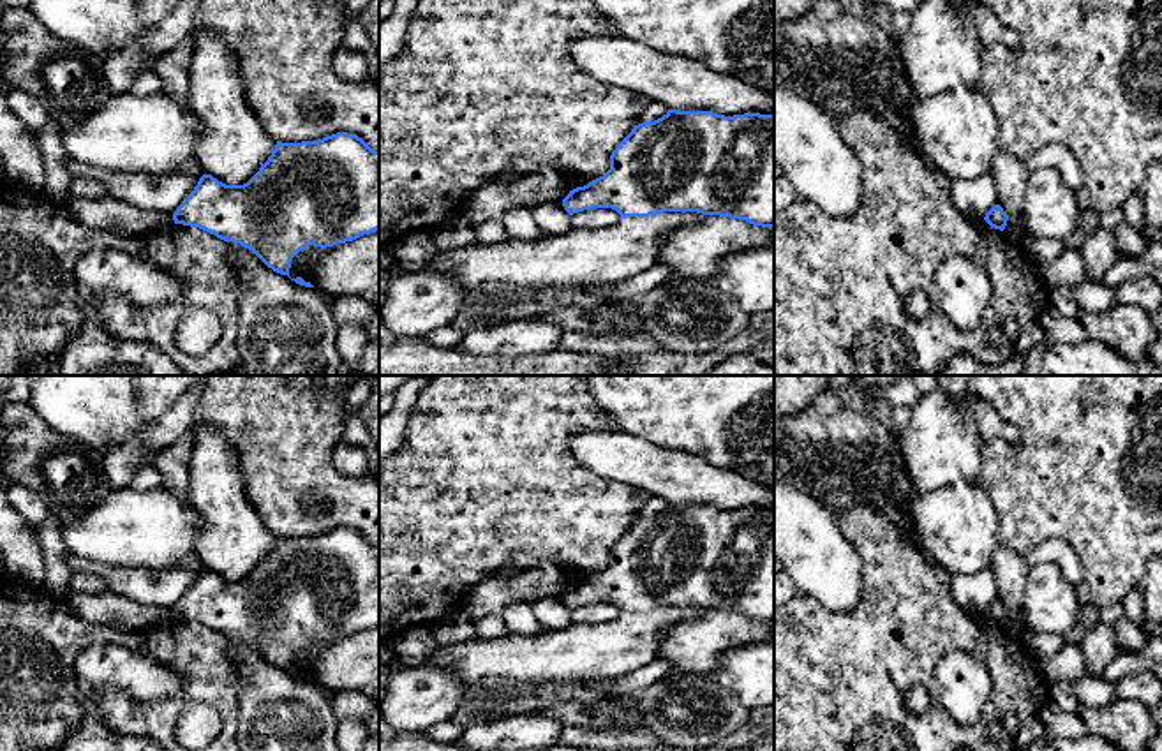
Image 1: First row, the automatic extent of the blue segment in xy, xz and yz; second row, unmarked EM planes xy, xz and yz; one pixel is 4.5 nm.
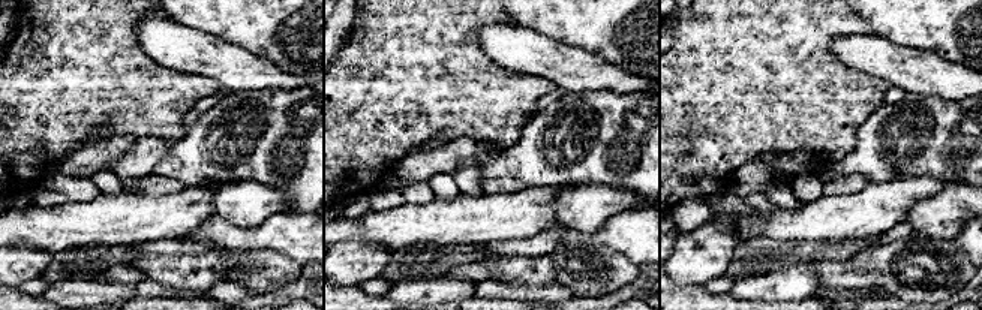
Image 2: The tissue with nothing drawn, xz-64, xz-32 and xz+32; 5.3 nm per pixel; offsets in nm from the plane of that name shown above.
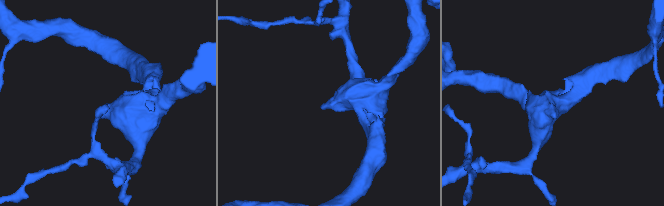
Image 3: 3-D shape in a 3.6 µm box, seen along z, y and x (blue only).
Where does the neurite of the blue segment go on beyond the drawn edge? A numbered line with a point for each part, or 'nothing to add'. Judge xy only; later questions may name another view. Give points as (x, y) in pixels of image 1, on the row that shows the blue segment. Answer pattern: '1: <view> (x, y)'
nothing to add

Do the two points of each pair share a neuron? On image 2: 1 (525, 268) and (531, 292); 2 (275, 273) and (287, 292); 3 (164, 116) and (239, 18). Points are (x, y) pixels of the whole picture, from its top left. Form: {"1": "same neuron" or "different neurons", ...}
{"1": "different neurons", "2": "different neurons", "3": "different neurons"}

